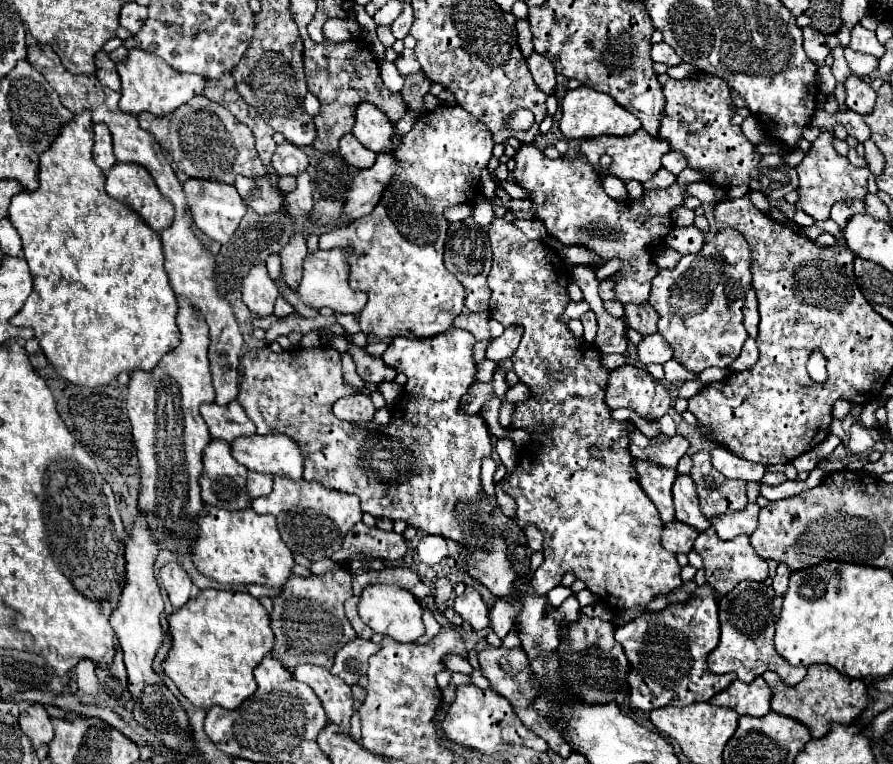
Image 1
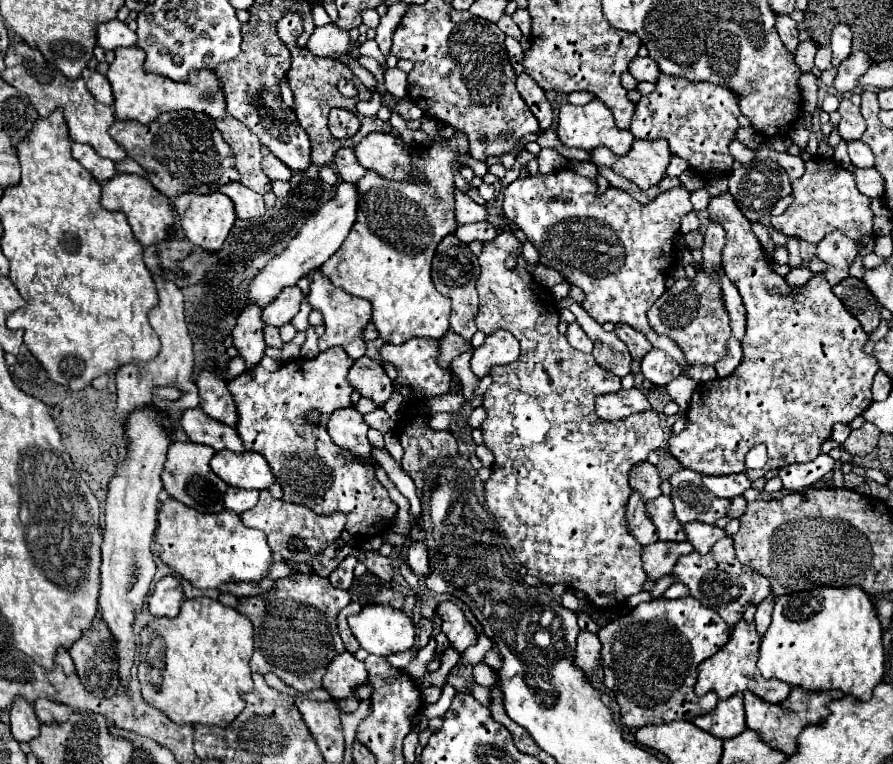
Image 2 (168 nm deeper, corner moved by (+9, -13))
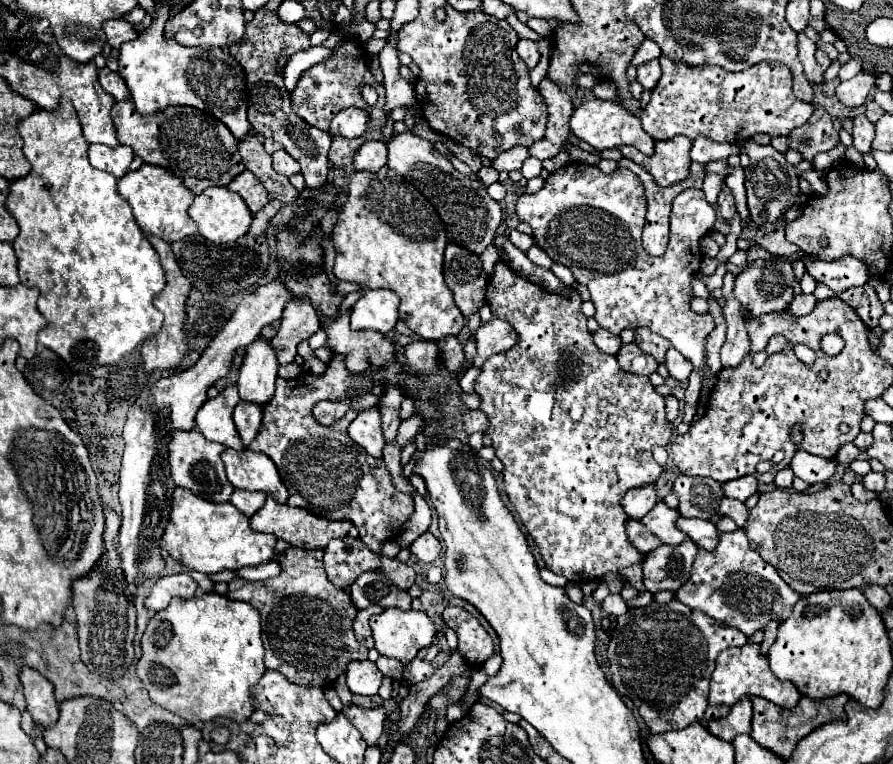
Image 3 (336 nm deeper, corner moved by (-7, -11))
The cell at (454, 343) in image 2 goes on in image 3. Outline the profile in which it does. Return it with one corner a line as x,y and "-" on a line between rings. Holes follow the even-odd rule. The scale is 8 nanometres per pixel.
448,336
448,338
442,338
438,340
438,346
440,346
440,352
442,352
442,358
444,358
444,366
448,372
456,374
464,362
464,348
458,344
456,336

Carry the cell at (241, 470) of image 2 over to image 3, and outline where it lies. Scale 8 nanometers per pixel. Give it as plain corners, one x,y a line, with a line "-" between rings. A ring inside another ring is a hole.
230,448
224,450
220,456
226,466
226,476
234,488
258,490
270,494
282,504
288,500
288,490
284,488
278,470
268,456
252,450
236,452

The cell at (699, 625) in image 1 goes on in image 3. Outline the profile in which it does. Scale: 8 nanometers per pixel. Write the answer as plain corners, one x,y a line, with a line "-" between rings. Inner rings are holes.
670,600
668,604
648,604
644,608
630,608
624,616
618,616
618,624
612,632
608,644
608,660
612,670
612,686
616,692
636,706
642,720
648,724
652,734
662,734
668,730
686,728
692,722
718,720
728,716
728,706
710,706
708,704
708,684
714,672
716,656
732,646
744,646
748,638
730,626
708,618
708,614
684,606
680,600

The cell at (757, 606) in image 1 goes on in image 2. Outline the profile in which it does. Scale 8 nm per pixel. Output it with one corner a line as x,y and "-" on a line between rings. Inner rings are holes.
742,618
740,622
736,622
736,626
732,626
730,630
730,640
720,648
720,652
716,652
712,658
704,660
698,668
698,682
694,686
694,692
698,696
714,690
720,698
730,698
738,692
744,692
744,690
750,690
754,692
756,696
764,698
766,702
772,702
772,704
778,704
782,700
786,700
788,692
790,692
790,686
780,682
780,680
766,680
760,670
756,668
756,662
758,662
758,648
760,648
760,634
756,632
754,628
756,624
754,622
748,622
746,618

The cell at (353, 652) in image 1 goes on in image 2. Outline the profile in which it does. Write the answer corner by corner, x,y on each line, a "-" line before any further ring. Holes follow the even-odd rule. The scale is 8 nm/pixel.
344,652
340,656
336,656
336,660
332,660
332,664
328,666
324,680
322,680
322,688
334,698
334,700
342,700
352,696
354,688
366,682
366,668
364,662
356,660
354,654

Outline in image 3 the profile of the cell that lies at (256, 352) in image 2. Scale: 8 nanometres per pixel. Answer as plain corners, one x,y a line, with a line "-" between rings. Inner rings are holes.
258,336
246,348
244,364
240,368
240,378
236,382
240,400
252,402
256,406
268,404
274,394
276,372
278,372
278,362
272,354
272,346
268,340

